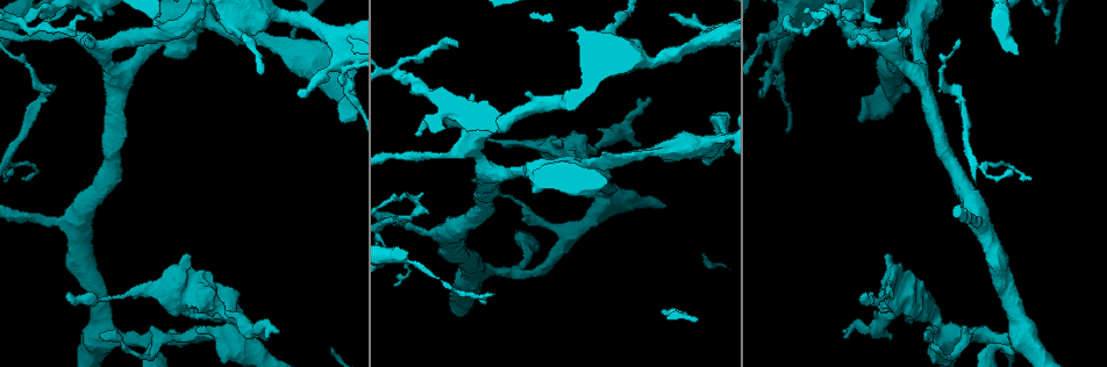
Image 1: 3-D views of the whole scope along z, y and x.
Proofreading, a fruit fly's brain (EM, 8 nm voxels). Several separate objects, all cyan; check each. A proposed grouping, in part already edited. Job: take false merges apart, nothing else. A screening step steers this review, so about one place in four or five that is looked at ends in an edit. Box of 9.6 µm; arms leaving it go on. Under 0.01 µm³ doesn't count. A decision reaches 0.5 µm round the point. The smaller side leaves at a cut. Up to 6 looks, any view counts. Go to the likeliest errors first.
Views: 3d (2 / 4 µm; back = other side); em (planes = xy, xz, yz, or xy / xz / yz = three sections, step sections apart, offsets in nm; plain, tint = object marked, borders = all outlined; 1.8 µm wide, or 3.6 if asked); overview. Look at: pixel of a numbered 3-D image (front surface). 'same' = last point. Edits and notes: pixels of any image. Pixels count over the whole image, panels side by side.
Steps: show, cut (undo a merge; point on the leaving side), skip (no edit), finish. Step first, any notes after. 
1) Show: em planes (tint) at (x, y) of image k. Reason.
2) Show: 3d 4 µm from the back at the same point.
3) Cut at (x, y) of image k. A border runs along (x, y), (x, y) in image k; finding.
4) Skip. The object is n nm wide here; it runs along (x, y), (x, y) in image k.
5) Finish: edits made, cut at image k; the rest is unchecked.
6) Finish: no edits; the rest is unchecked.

Show: em planes (borders) at (102, 51) of image 1. Four-way junction.

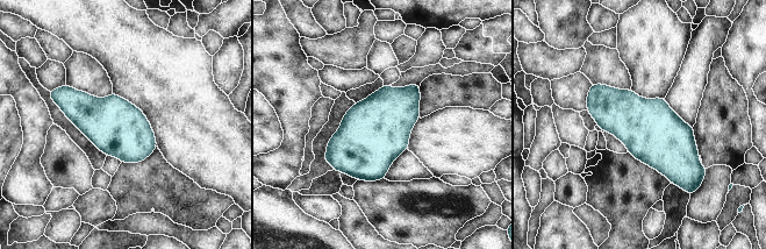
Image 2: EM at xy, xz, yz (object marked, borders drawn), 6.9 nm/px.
Skip. One neuron here.

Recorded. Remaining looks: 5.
Show: em planes (tint) at (517, 276) of image 1. Two arms in line, one across.

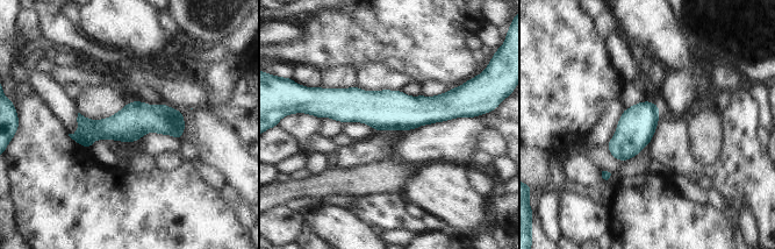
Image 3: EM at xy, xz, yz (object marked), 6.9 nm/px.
Skip. All the same neuron.

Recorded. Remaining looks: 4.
Show: 3d 2 µm at (394, 72) of image 1. Sharp bend.

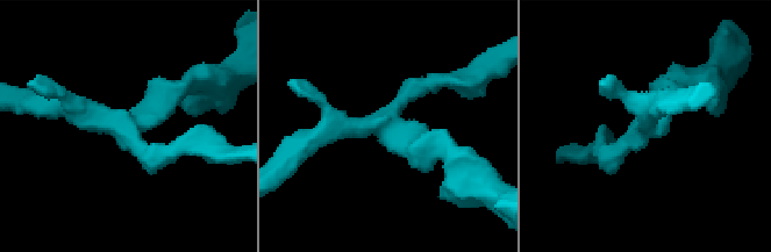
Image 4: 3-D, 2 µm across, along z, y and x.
Show: em xz step 4 (tint) at (644, 124) of image 4.

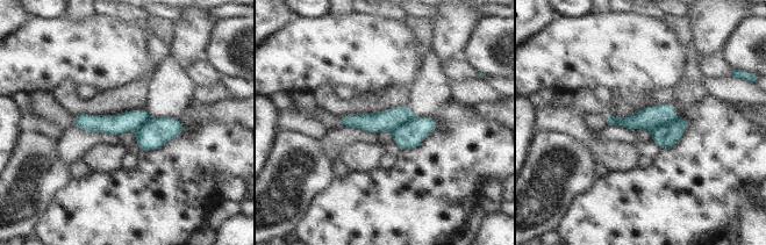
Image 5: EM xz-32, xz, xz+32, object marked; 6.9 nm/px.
Show: em xy step 8 (tint) at the same point.

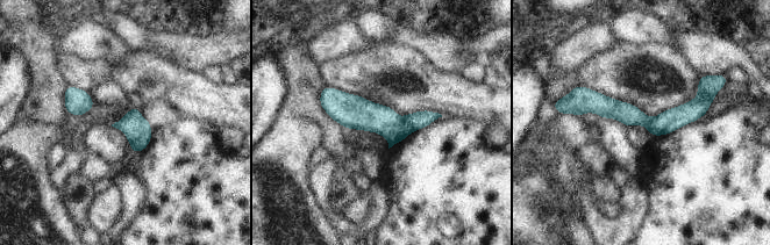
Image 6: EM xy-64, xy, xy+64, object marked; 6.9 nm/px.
Cut at (372, 117) of image 6. The part that leaves runs along (322, 95), (406, 132) in image 6; two neurons meet here.

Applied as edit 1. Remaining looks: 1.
Finish: edits made, cut at image 6; the rest is unchecked.

